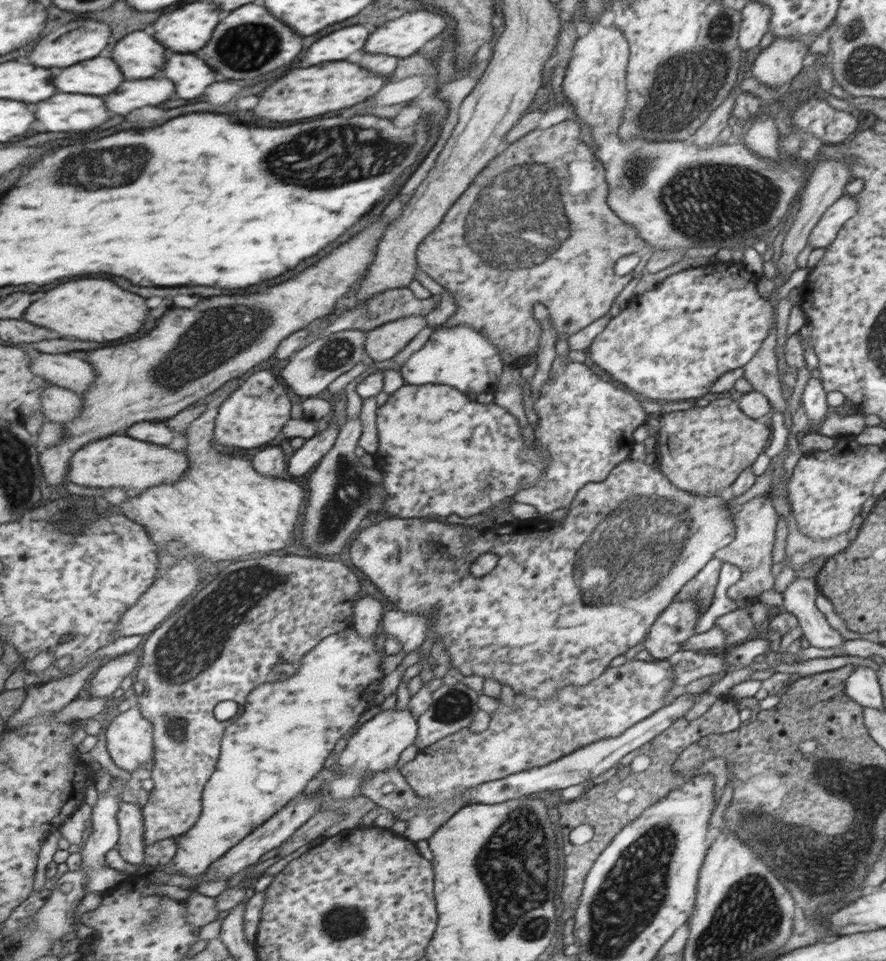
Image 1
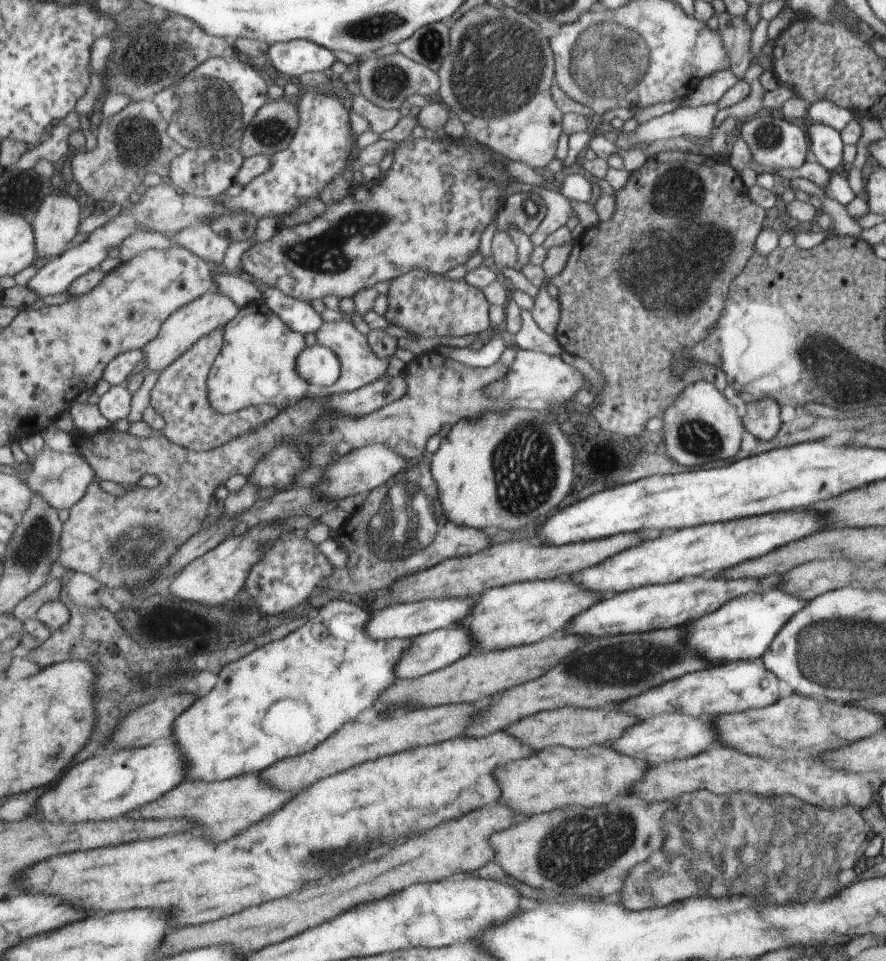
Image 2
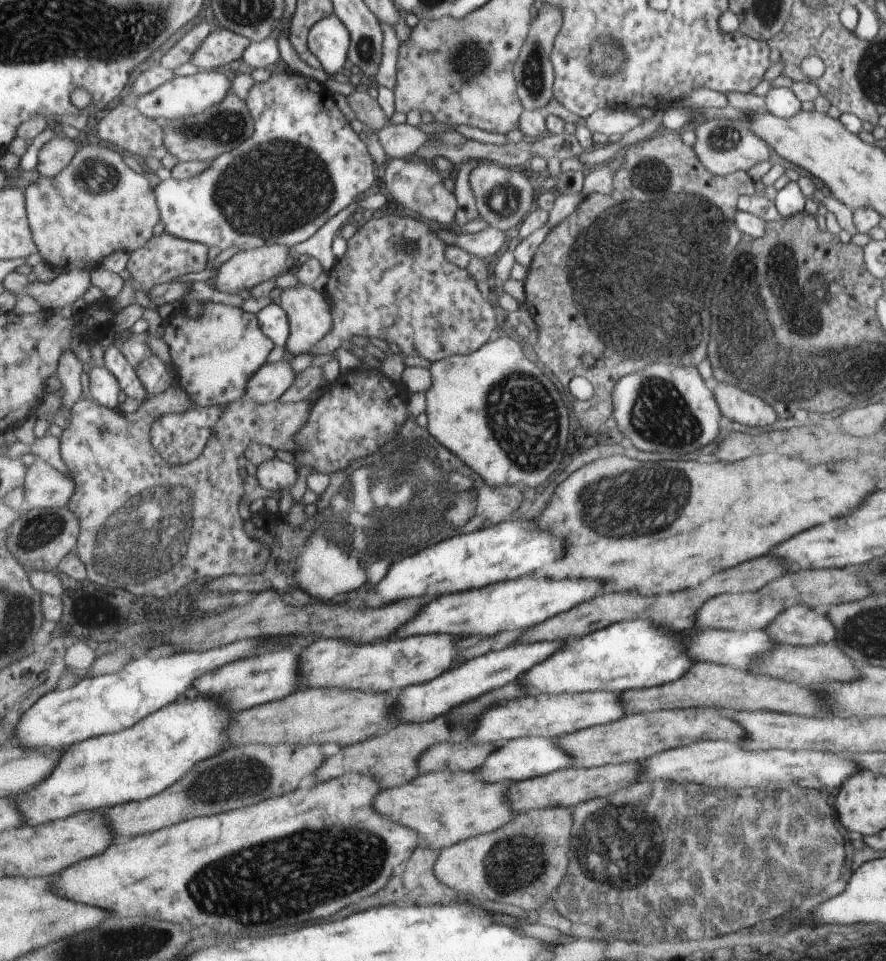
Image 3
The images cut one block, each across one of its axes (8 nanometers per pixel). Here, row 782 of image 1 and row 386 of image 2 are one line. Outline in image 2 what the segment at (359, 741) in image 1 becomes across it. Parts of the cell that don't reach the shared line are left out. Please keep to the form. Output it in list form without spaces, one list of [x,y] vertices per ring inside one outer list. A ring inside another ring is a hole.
[[[342,319],[324,322],[319,327],[319,330],[316,330],[315,334],[318,338],[318,344],[324,345],[336,352],[342,364],[342,373],[340,379],[333,385],[333,392],[349,393],[349,386],[353,386],[355,391],[355,388],[363,387],[385,375],[388,359],[381,359],[373,354],[368,342],[365,342],[365,338],[353,328],[353,322]]]

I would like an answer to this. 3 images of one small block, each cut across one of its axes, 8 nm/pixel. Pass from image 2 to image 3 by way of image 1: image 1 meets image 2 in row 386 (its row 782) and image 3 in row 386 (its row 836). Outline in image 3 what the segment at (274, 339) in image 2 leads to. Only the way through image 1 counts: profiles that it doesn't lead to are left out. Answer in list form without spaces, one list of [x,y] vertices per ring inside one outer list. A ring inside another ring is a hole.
[[[205,301],[204,313],[192,318],[187,313],[173,312],[163,322],[164,342],[168,345],[173,366],[180,379],[179,386],[183,387],[195,404],[202,407],[226,405],[233,400],[245,398],[248,380],[267,364],[268,356],[276,344],[261,330],[256,314],[245,312],[241,307],[232,307],[219,302]]]

